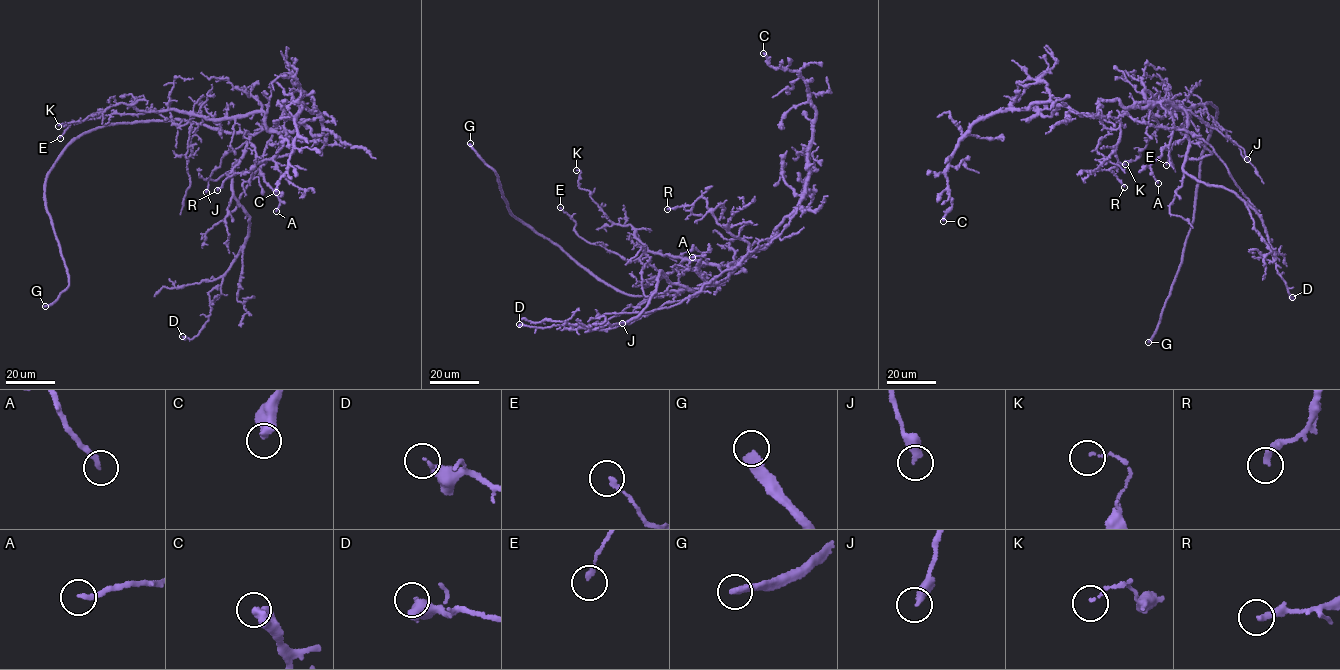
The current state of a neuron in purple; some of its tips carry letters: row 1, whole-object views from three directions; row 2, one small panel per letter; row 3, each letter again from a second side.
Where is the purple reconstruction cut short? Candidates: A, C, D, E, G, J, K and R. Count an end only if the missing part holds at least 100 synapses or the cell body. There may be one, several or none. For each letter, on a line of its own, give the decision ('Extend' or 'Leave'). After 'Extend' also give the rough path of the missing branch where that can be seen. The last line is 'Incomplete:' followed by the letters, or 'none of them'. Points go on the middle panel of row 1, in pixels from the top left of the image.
A: Leave
C: Leave
D: Leave
E: Leave
G: Extend. Course of what is missing: (470, 143), (452, 117)
J: Leave
K: Leave
R: Leave
Incomplete: G

